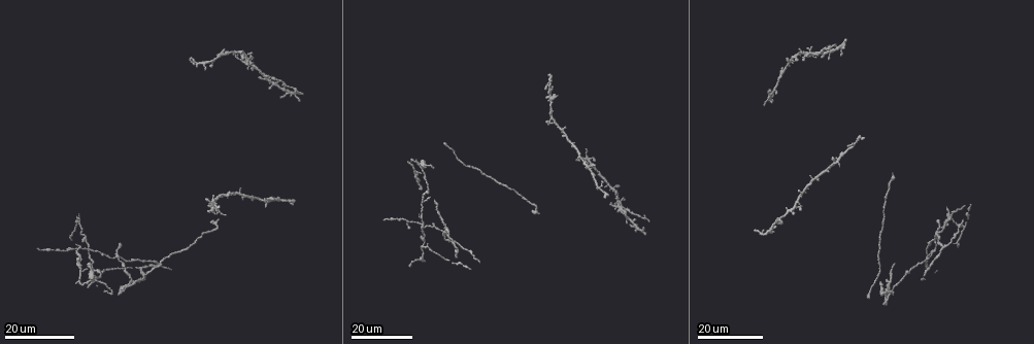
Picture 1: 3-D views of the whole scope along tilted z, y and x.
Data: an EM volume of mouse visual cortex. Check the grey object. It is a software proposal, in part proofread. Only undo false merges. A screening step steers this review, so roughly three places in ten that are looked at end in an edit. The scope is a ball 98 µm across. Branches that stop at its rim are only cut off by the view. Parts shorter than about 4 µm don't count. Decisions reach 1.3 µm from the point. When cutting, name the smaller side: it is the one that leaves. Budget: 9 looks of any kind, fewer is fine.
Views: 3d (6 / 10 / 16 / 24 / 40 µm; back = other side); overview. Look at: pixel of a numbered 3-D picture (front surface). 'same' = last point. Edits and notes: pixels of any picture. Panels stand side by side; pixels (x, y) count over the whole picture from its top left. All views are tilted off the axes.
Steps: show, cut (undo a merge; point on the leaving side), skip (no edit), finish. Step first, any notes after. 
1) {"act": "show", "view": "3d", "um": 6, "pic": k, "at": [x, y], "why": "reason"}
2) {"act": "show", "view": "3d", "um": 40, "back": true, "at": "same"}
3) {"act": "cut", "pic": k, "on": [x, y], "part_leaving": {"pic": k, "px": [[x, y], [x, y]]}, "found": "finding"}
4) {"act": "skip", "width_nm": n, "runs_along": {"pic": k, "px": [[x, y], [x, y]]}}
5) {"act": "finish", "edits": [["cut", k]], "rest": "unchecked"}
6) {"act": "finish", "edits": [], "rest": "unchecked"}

{"act": "show", "view": "3d", "um": 16, "pic": 1, "at": [788, 68]}

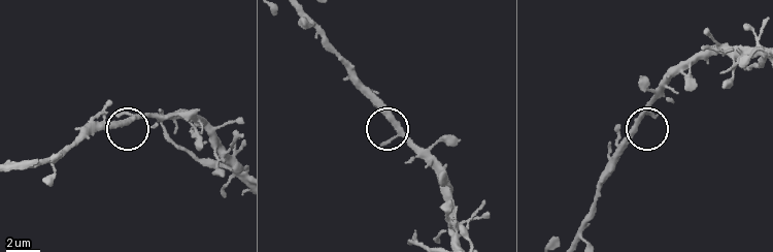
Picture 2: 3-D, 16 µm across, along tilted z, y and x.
{"act": "show", "view": "3d", "um": 6, "pic": 2, "at": [639, 121]}

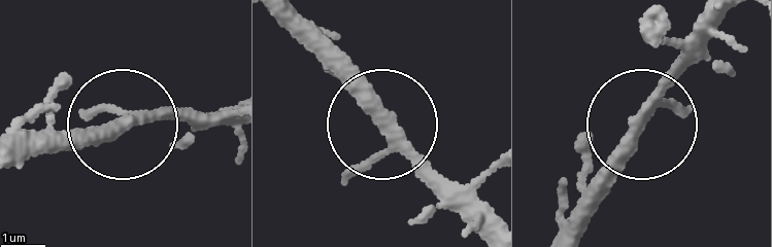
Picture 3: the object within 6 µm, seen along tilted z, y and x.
{"act": "skip", "arms": 3, "found": "one cell here"}

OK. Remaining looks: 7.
{"act": "show", "view": "3d", "um": 16, "pic": 1, "at": [264, 74], "why": "three-way junction"}

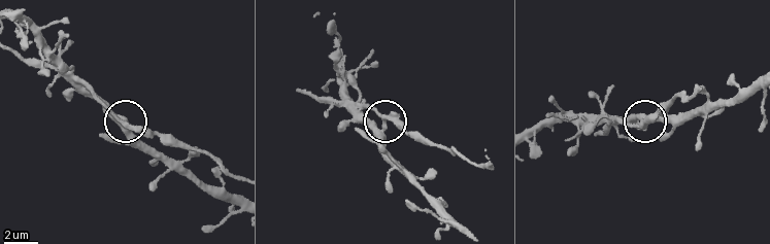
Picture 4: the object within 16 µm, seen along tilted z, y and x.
{"act": "show", "view": "3d", "um": 6, "pic": 4, "at": [127, 126]}

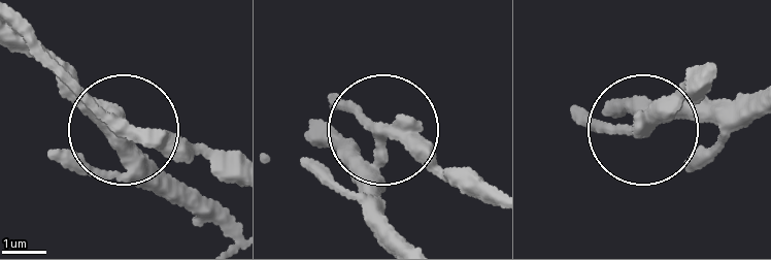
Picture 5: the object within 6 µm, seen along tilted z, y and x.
{"act": "skip", "width_nm": 260, "found": "all the same cell"}

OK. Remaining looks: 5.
{"act": "show", "view": "3d", "um": 16, "pic": 1, "at": [201, 63], "why": "sudden change in width"}

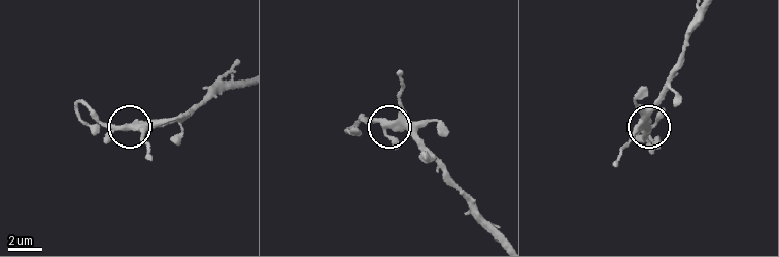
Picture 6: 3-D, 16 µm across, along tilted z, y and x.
{"act": "show", "view": "3d", "um": 6, "pic": 6, "at": [122, 125], "why": "zoom in"}

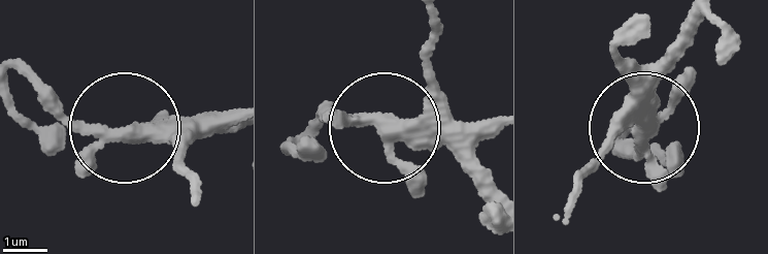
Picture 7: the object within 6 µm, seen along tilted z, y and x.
{"act": "skip", "arms": 4, "found": "continuous, no second cell"}

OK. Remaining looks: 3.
{"act": "show", "view": "3d", "um": 16, "pic": 1, "at": [119, 257], "why": "four arms meet"}

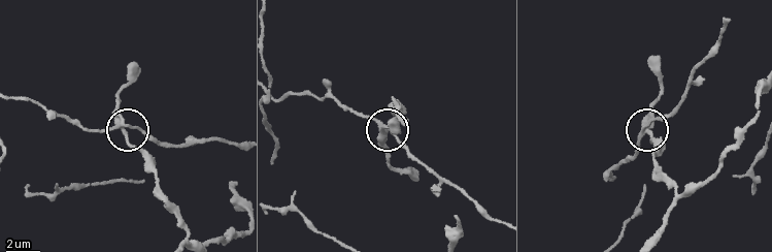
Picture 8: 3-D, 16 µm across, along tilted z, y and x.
{"act": "show", "view": "3d", "um": 10, "pic": 8, "at": [649, 129]}

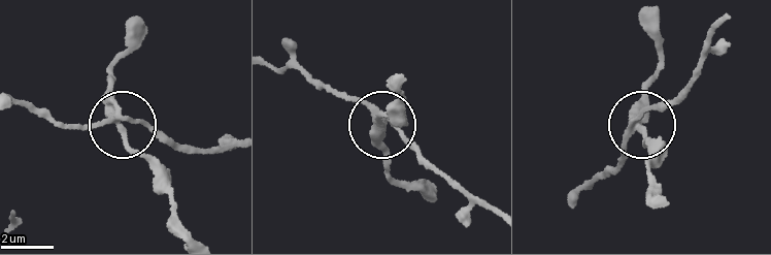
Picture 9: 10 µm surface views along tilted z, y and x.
{"act": "cut", "pic": 9, "on": [134, 153], "found": "two cells meet here"}

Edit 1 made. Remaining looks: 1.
{"act": "finish", "edits": [["cut", 9]], "rest": "unchecked"}

